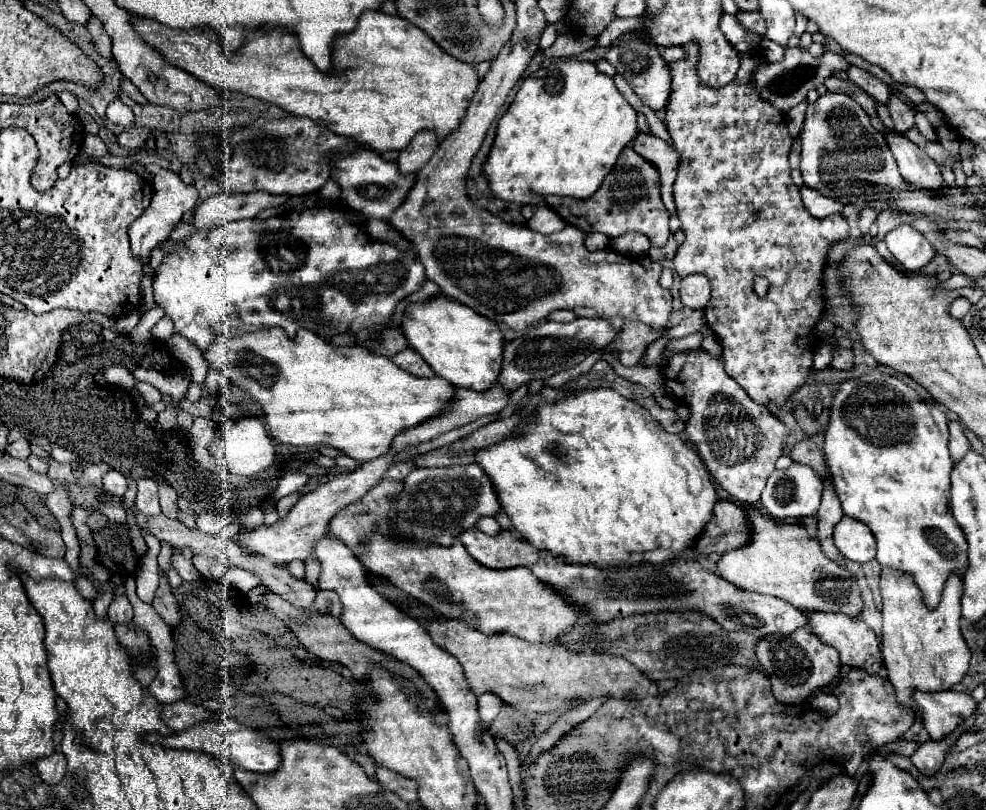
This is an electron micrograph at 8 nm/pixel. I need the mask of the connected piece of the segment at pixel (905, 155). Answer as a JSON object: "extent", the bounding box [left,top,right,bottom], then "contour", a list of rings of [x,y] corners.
{"extent":[885,132,945,196],"contour":[[[895,132],[885,134],[885,140],[897,160],[899,172],[909,188],[931,192],[931,196],[941,196],[945,190],[945,182],[939,166],[913,142],[905,136],[897,136]]]}

